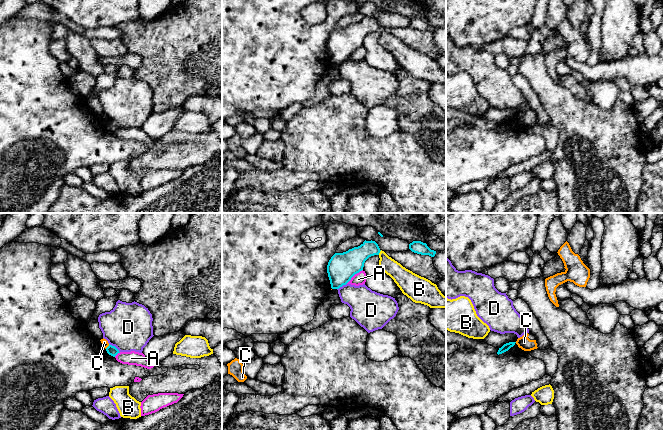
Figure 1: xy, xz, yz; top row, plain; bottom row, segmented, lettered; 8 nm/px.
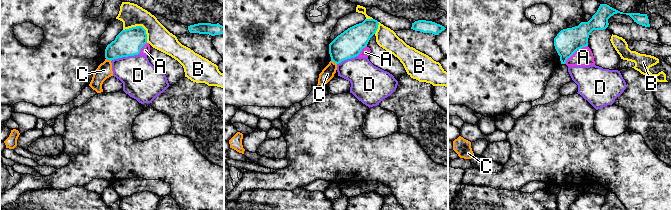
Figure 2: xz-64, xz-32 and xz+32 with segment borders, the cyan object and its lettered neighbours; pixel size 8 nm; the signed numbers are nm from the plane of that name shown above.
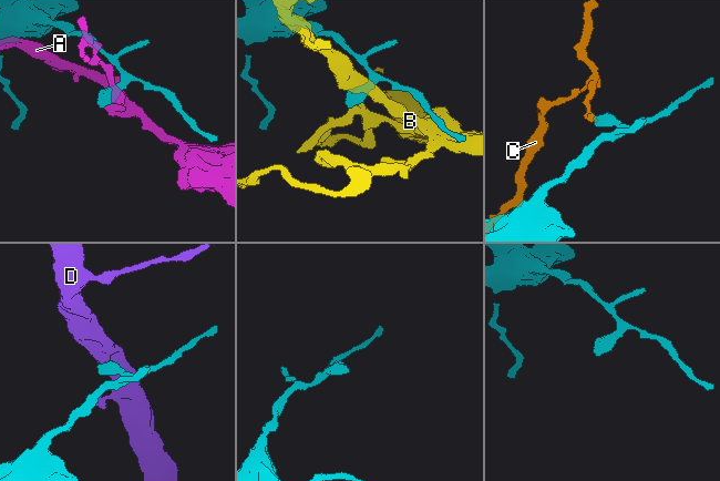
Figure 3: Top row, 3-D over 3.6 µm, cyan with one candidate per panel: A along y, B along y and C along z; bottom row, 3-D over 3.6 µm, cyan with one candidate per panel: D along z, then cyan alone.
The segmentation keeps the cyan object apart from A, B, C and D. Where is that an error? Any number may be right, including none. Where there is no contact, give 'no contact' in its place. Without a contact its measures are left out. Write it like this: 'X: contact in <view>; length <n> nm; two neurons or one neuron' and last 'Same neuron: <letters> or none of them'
A: contact in xz; length 180 nm; two neurons
B: contact in xz; length 50 nm; two neurons
C: contact in xy; length 50 nm; two neurons
D: contact in xy; length 120 nm; two neurons
Same neuron: none of them

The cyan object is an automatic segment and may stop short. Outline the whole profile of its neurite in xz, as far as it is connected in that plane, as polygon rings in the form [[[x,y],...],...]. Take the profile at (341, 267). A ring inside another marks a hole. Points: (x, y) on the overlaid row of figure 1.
[[[364,241],[360,246],[343,253],[335,253],[328,262],[327,273],[332,289],[346,285],[351,278],[363,270],[365,261],[379,255],[380,248],[375,241]]]

